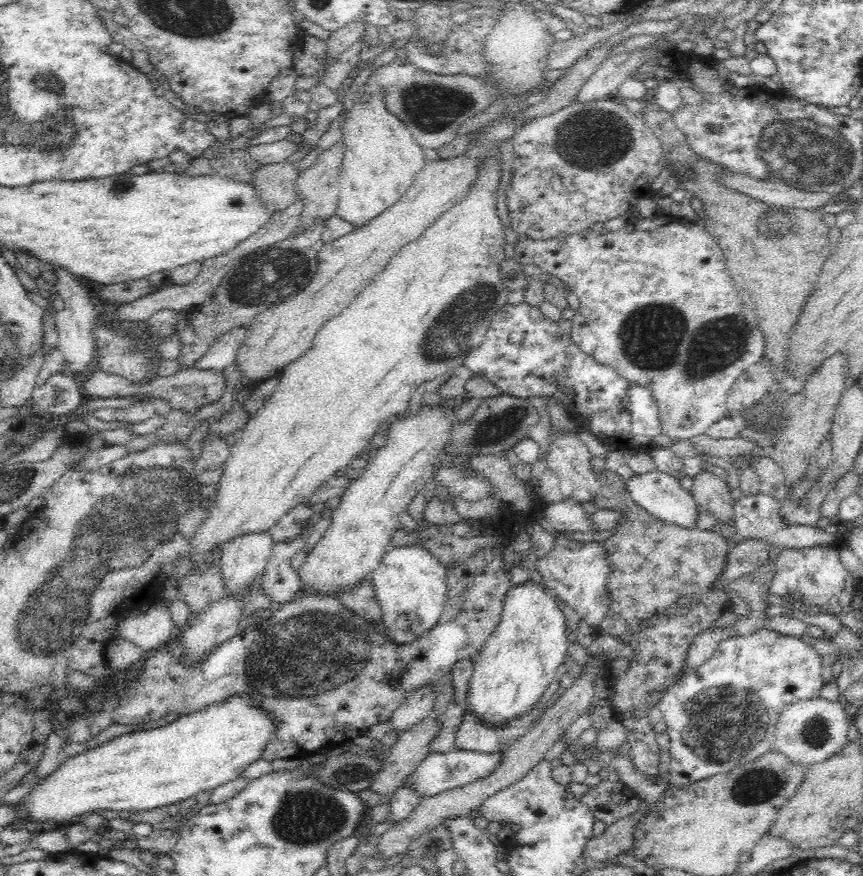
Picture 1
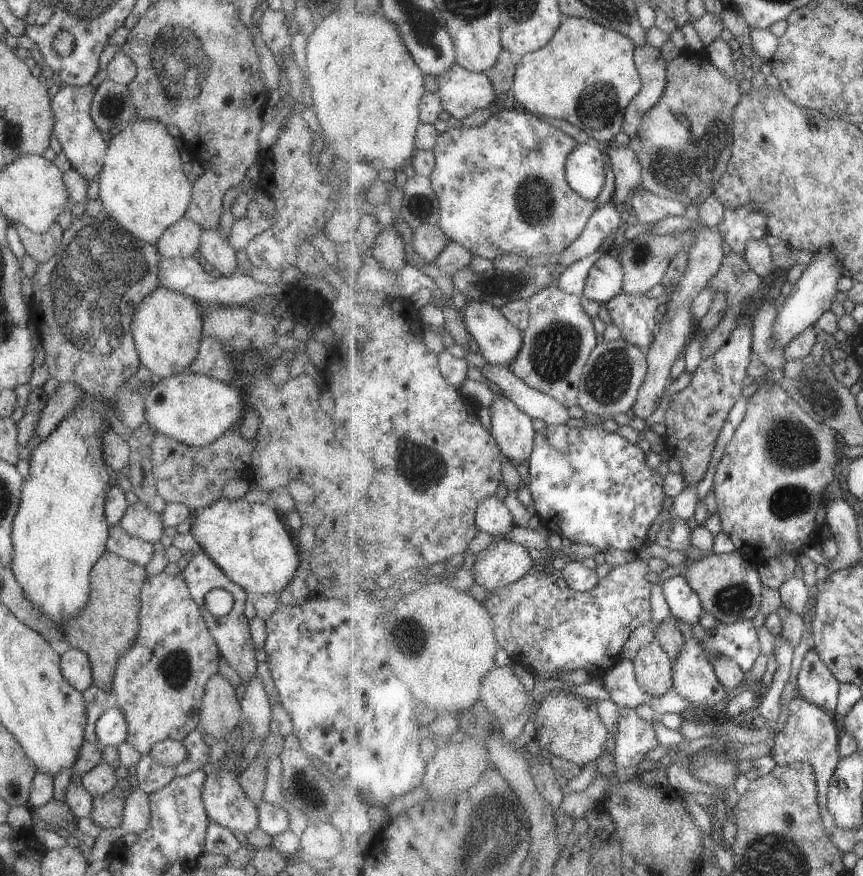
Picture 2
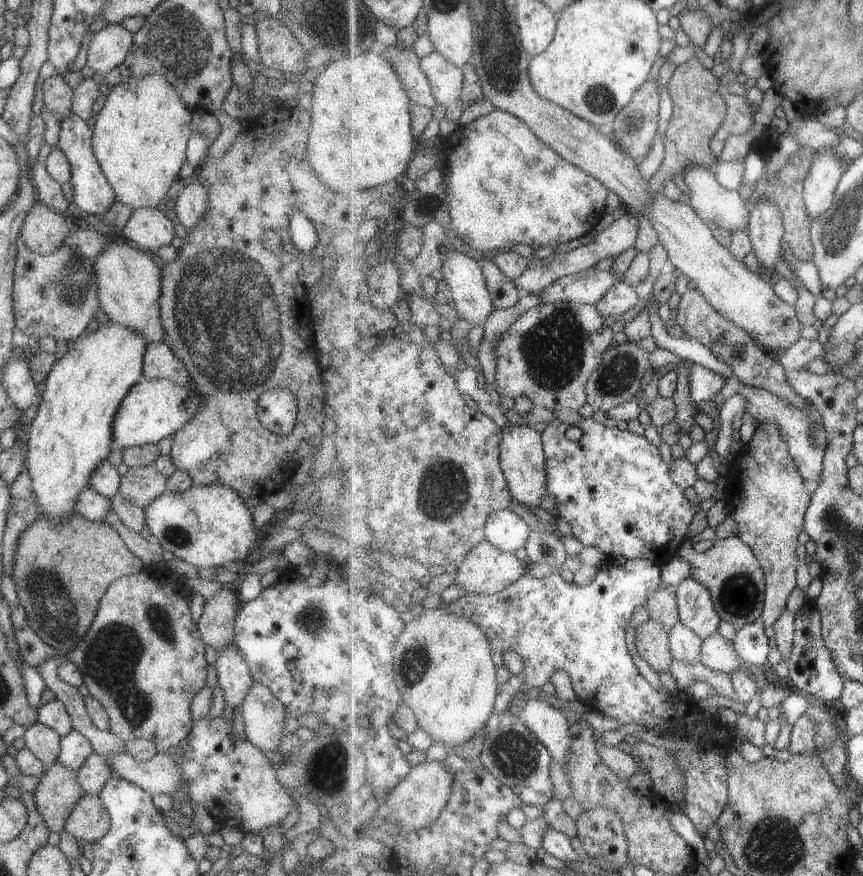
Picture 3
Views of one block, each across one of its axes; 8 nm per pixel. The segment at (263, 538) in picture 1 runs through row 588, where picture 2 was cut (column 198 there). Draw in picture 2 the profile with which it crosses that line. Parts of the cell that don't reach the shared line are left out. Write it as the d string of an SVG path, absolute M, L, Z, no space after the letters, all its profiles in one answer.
M183 216L170 224L154 245L161 257L190 257L199 250L201 232L198 224Z

